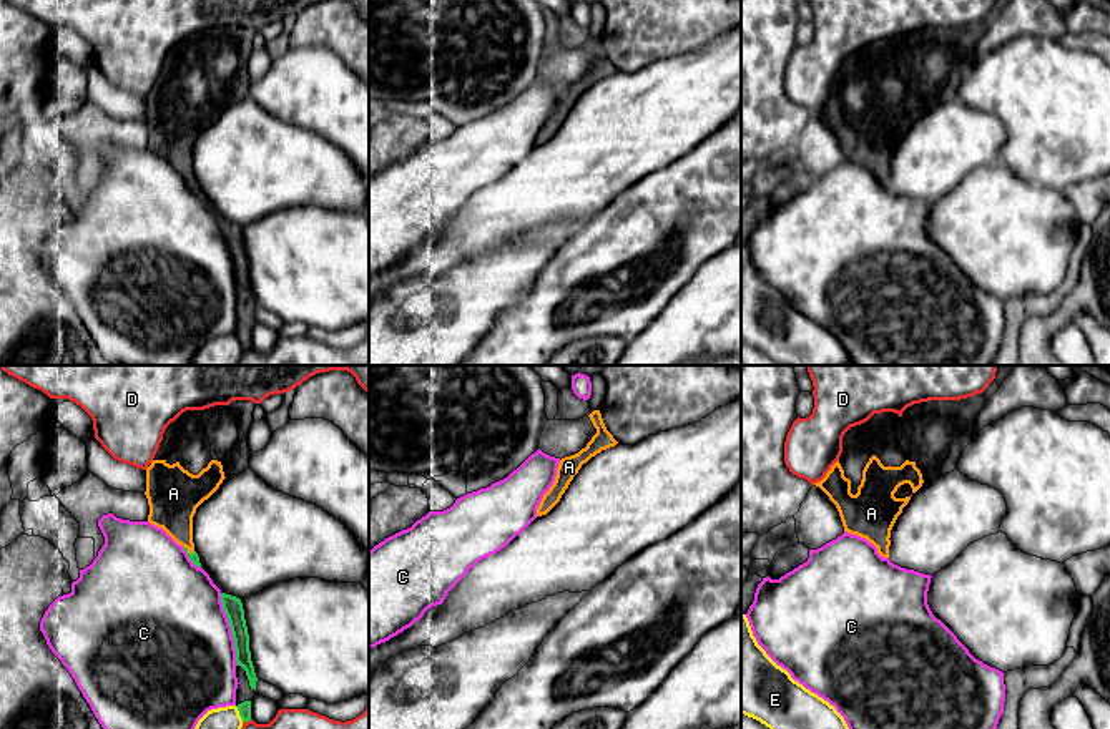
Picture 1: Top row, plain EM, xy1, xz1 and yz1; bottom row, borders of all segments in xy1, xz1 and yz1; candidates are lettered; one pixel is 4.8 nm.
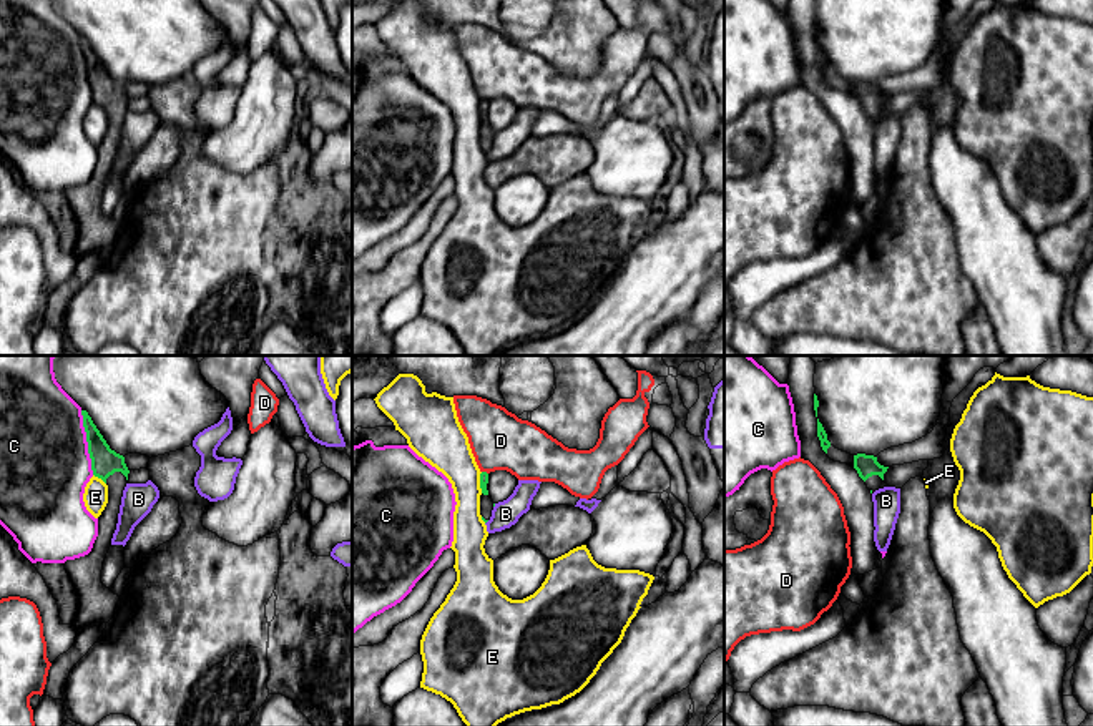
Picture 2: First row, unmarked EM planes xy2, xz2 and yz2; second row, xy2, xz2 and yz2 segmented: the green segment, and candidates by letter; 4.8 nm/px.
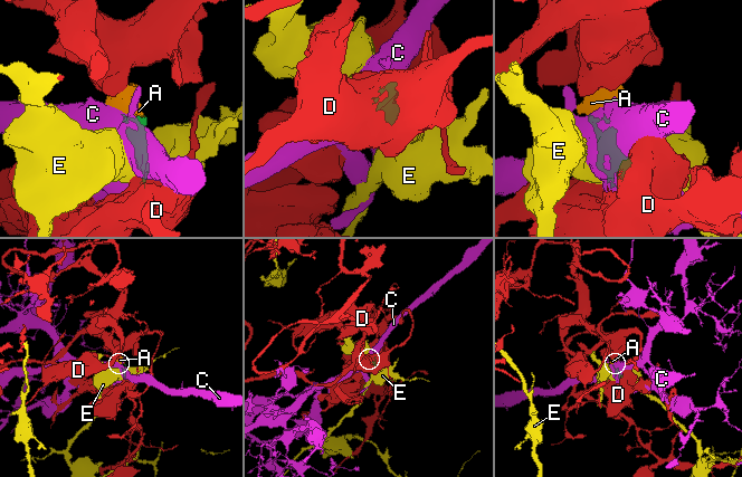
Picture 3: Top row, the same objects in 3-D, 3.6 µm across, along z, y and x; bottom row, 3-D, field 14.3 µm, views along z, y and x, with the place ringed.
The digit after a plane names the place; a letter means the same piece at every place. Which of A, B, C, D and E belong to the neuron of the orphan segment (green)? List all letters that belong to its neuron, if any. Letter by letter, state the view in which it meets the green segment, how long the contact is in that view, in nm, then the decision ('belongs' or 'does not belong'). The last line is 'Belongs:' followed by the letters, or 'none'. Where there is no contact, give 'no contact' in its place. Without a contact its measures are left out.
A: meets green in xy1; contact 70 nm long; belongs
B: no contact; does not belong
C: meets green in xy1; contact 360 nm long; does not belong
D: meets green in xy1; contact 50 nm long; does not belong
E: meets green in xy2; contact 80 nm long; does not belong
Belongs: A

